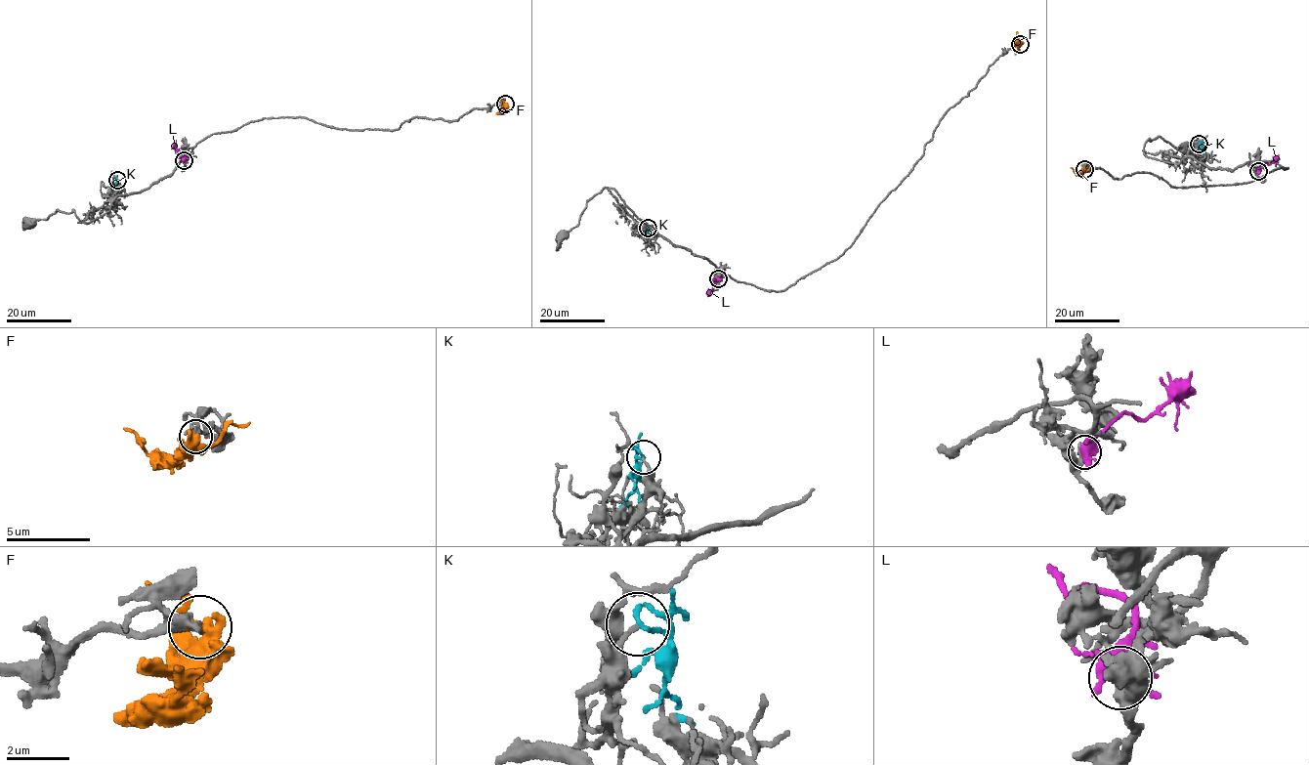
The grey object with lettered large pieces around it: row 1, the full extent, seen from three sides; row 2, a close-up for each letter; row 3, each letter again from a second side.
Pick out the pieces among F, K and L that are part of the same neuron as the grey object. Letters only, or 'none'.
F

